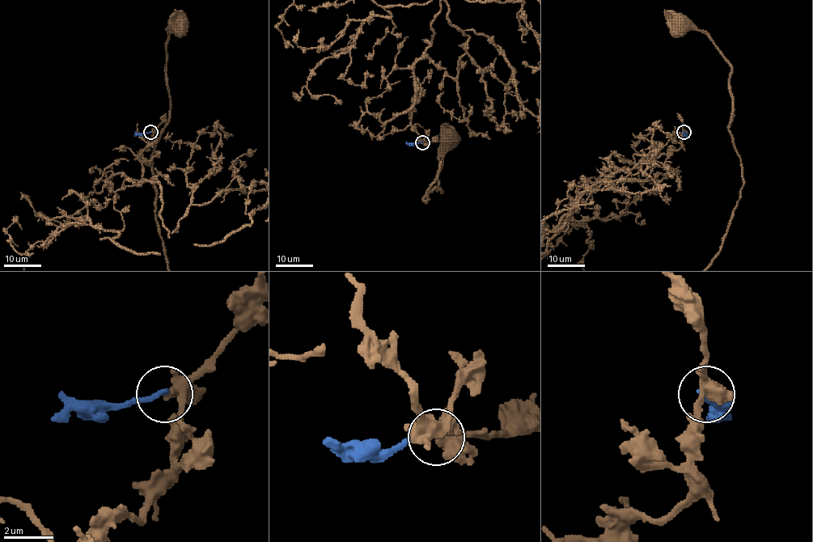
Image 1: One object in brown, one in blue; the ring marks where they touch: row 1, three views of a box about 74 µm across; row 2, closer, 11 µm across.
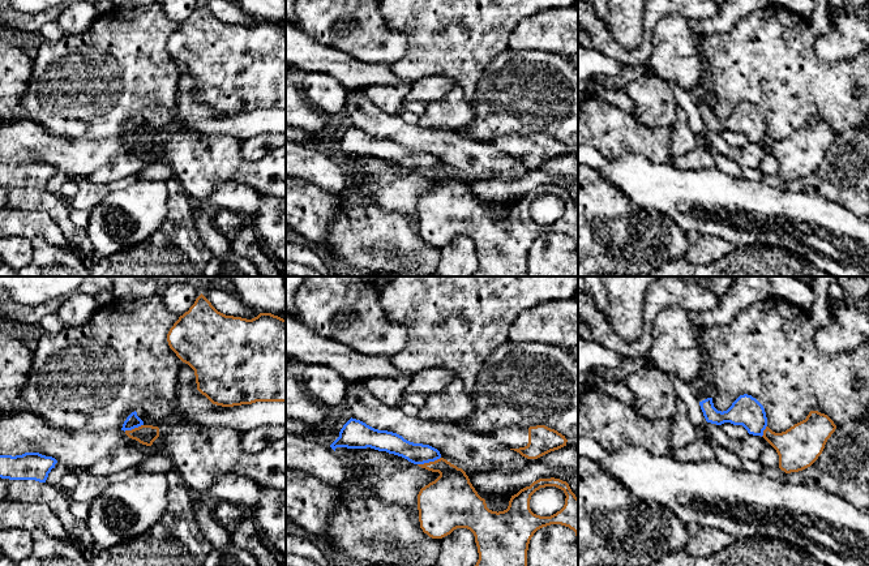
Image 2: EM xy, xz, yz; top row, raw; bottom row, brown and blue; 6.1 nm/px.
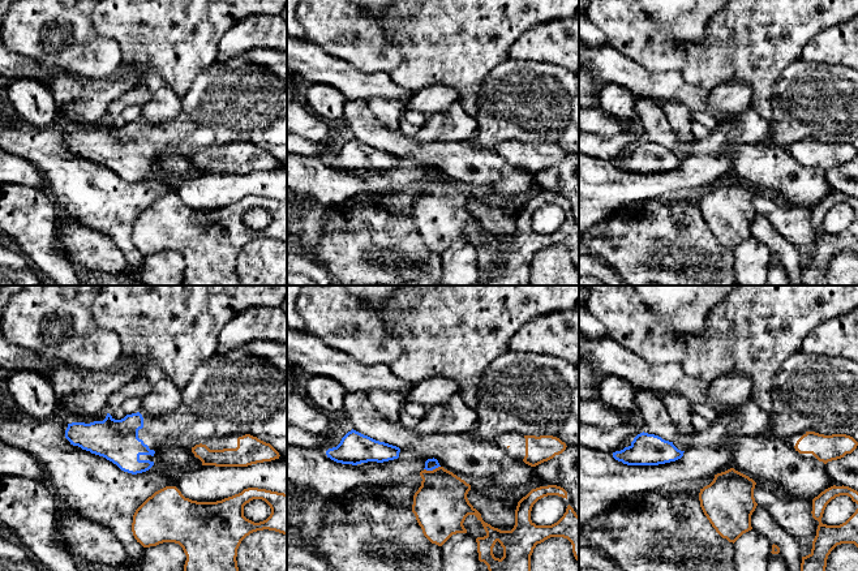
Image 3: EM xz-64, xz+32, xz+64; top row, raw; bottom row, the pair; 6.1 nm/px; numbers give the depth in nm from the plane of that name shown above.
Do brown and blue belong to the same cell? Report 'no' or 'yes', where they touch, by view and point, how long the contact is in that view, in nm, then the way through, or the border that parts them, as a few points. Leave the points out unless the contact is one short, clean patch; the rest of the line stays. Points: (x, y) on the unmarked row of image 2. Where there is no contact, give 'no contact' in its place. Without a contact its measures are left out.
no; contact xz (429, 170); length 150 nm; border xz (440, 164), (418, 172)

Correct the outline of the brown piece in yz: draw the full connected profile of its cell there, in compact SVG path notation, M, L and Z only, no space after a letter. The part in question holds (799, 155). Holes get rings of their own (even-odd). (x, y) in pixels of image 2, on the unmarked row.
M810 119L805 128L785 140L775 141L766 134L762 145L776 158L779 176L791 181L810 175L835 137L836 133L827 123Z

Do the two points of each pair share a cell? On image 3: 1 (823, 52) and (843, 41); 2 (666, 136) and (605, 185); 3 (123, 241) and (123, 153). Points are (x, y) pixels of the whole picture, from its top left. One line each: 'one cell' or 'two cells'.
1: one cell
2: two cells
3: two cells

